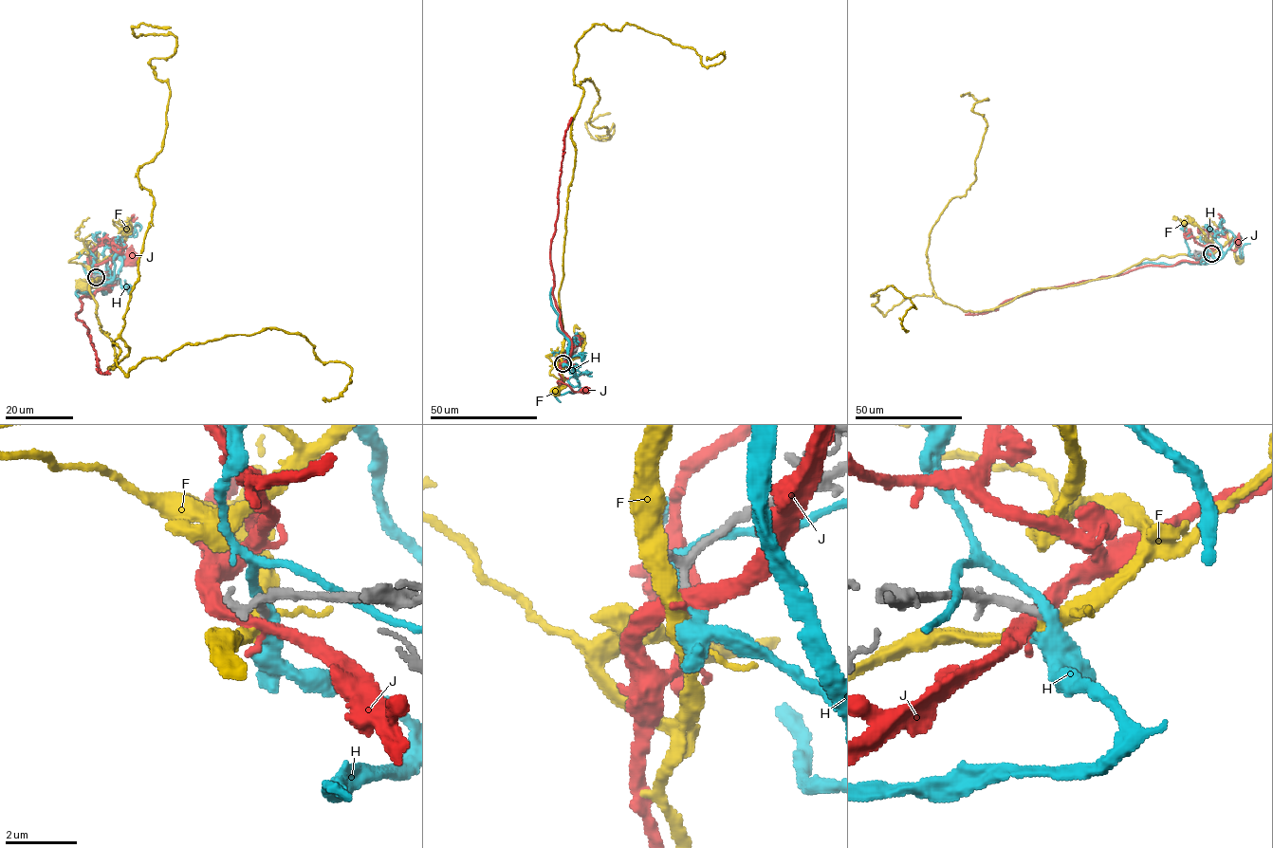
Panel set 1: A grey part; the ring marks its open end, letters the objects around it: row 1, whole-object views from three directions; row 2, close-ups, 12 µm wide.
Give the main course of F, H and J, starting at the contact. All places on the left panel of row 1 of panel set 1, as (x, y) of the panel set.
F: (96, 277), (94, 267), (98, 253), (89, 249), (94, 276), (100, 284), (83, 287)
H: (97, 276), (98, 281), (110, 289), (105, 293), (96, 290), (86, 295), (88, 293), (76, 292), (78, 297)
J: (97, 277), (91, 275), (94, 258), (89, 257), (88, 263), (92, 267), (107, 272), (119, 257), (131, 257)

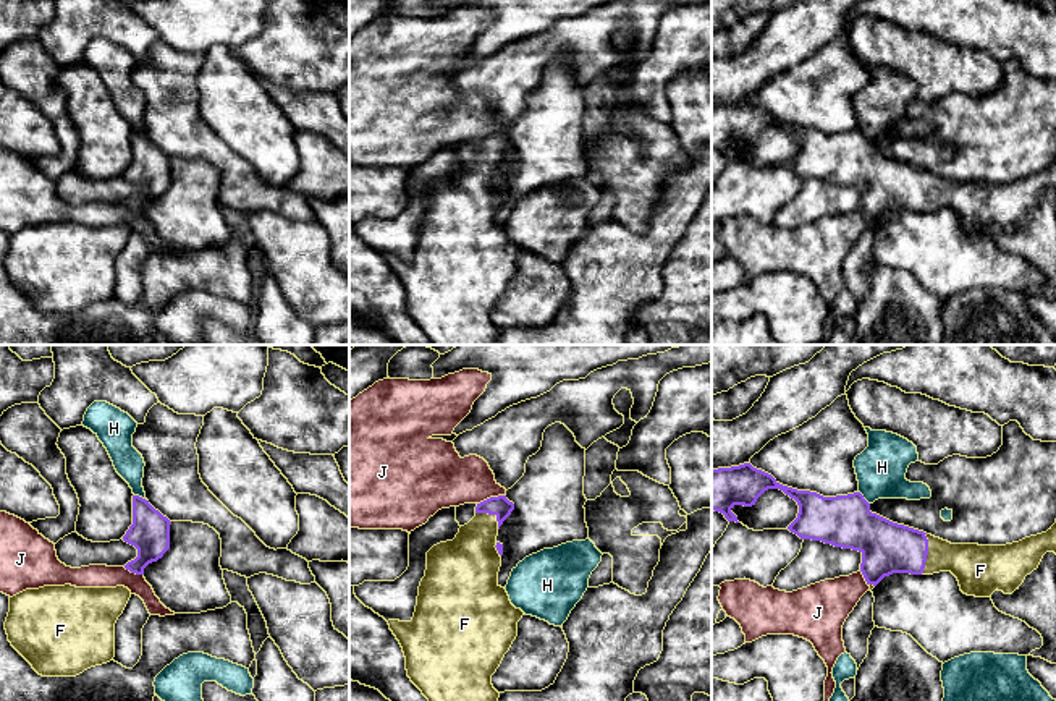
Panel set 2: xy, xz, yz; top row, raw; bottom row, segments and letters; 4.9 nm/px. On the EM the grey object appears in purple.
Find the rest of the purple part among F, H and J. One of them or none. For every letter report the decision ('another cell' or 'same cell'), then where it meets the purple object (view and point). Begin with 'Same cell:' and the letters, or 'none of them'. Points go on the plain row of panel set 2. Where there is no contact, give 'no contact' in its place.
Same cell: F
F: same cell; contact yz (927, 190)
H: another cell; contact xy (141, 135)
J: another cell; contact xz (490, 135)

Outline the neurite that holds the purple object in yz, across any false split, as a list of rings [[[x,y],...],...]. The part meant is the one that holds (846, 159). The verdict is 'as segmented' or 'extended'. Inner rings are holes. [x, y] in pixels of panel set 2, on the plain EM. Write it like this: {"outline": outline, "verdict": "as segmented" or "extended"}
{"outline": [[[750,100],[712,107],[712,147],[739,160],[731,146],[755,142],[768,126],[779,126],[797,139],[797,155],[788,164],[791,170],[859,188],[870,228],[893,210],[951,209],[967,233],[991,235],[996,227],[1012,232],[1046,189],[1056,191],[1056,160],[1046,170],[1006,183],[951,181],[872,151],[860,130],[823,134],[797,128]]], "verdict": "extended"}

